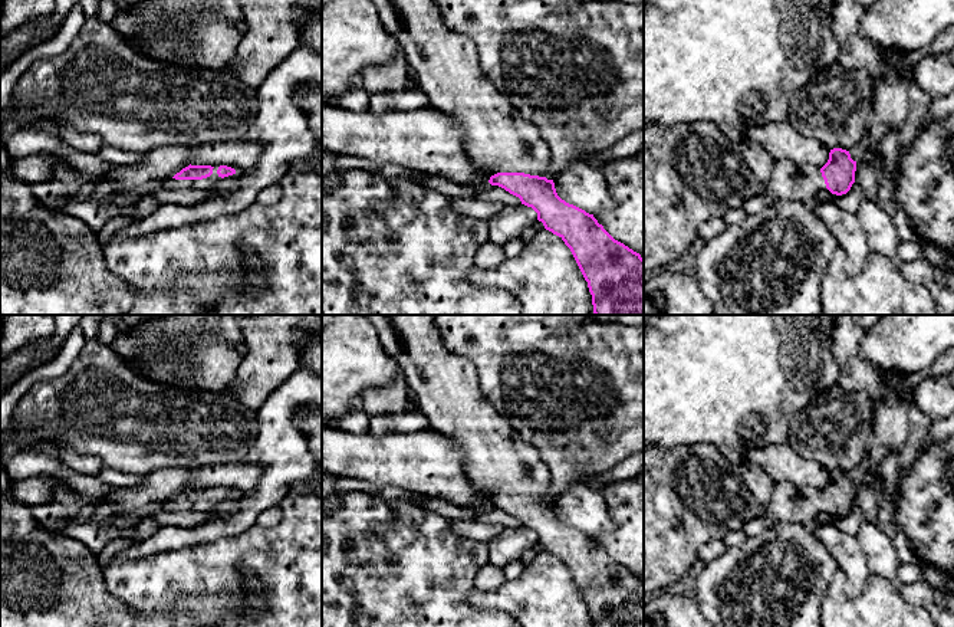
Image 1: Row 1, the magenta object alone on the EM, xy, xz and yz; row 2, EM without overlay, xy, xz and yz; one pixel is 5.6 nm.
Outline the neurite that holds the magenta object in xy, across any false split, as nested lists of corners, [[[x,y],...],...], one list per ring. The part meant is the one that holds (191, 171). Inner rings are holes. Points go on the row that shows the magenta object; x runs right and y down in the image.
[[[188,165],[172,178],[165,178],[161,184],[170,190],[211,190],[221,178],[236,174],[227,165]]]

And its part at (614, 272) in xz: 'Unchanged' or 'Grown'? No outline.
Grown

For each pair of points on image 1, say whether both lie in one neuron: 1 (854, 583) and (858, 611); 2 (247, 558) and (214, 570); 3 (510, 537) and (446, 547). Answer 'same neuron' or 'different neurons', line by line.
1: different neurons
2: same neuron
3: different neurons

